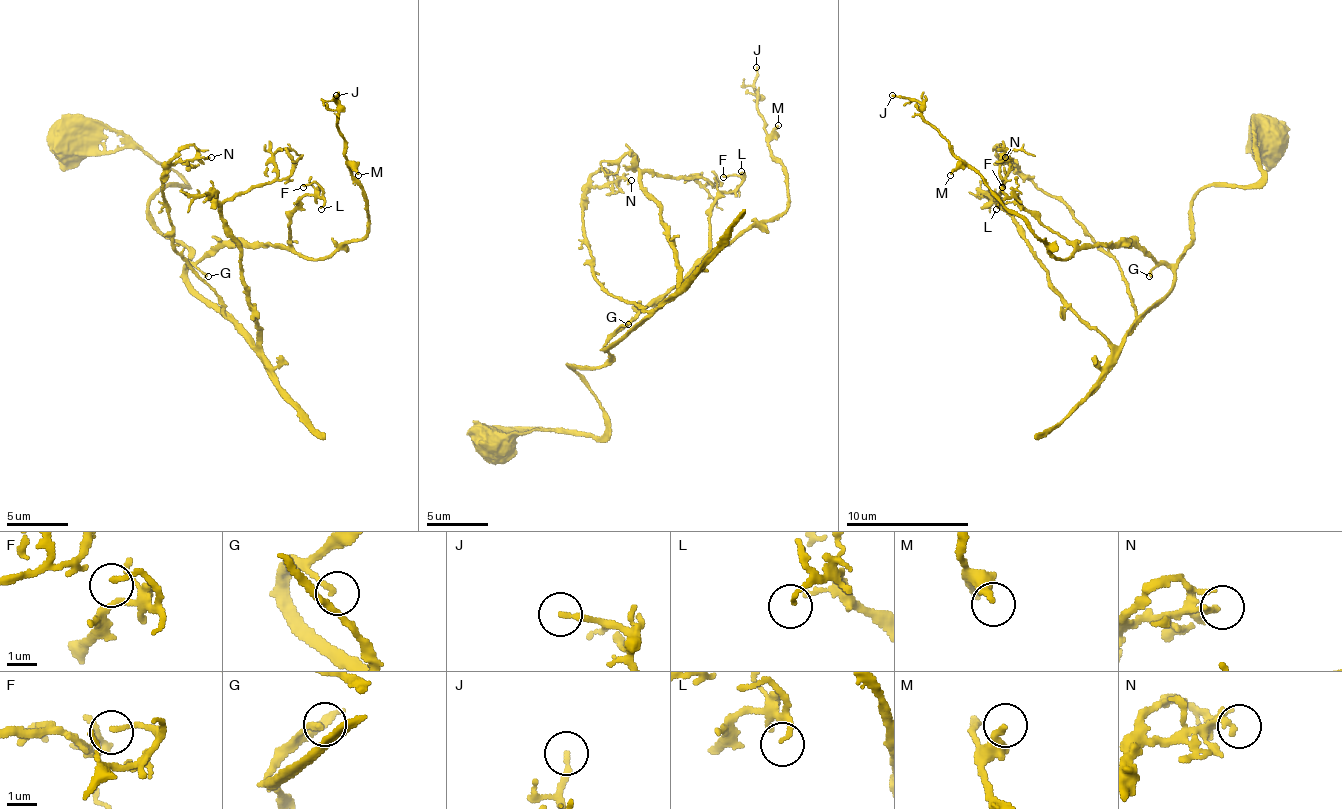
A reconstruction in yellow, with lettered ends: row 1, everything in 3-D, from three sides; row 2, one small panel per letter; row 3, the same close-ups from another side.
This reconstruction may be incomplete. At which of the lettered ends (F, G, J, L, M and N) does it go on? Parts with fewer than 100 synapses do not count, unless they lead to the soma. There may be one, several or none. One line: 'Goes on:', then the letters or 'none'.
Goes on: none

